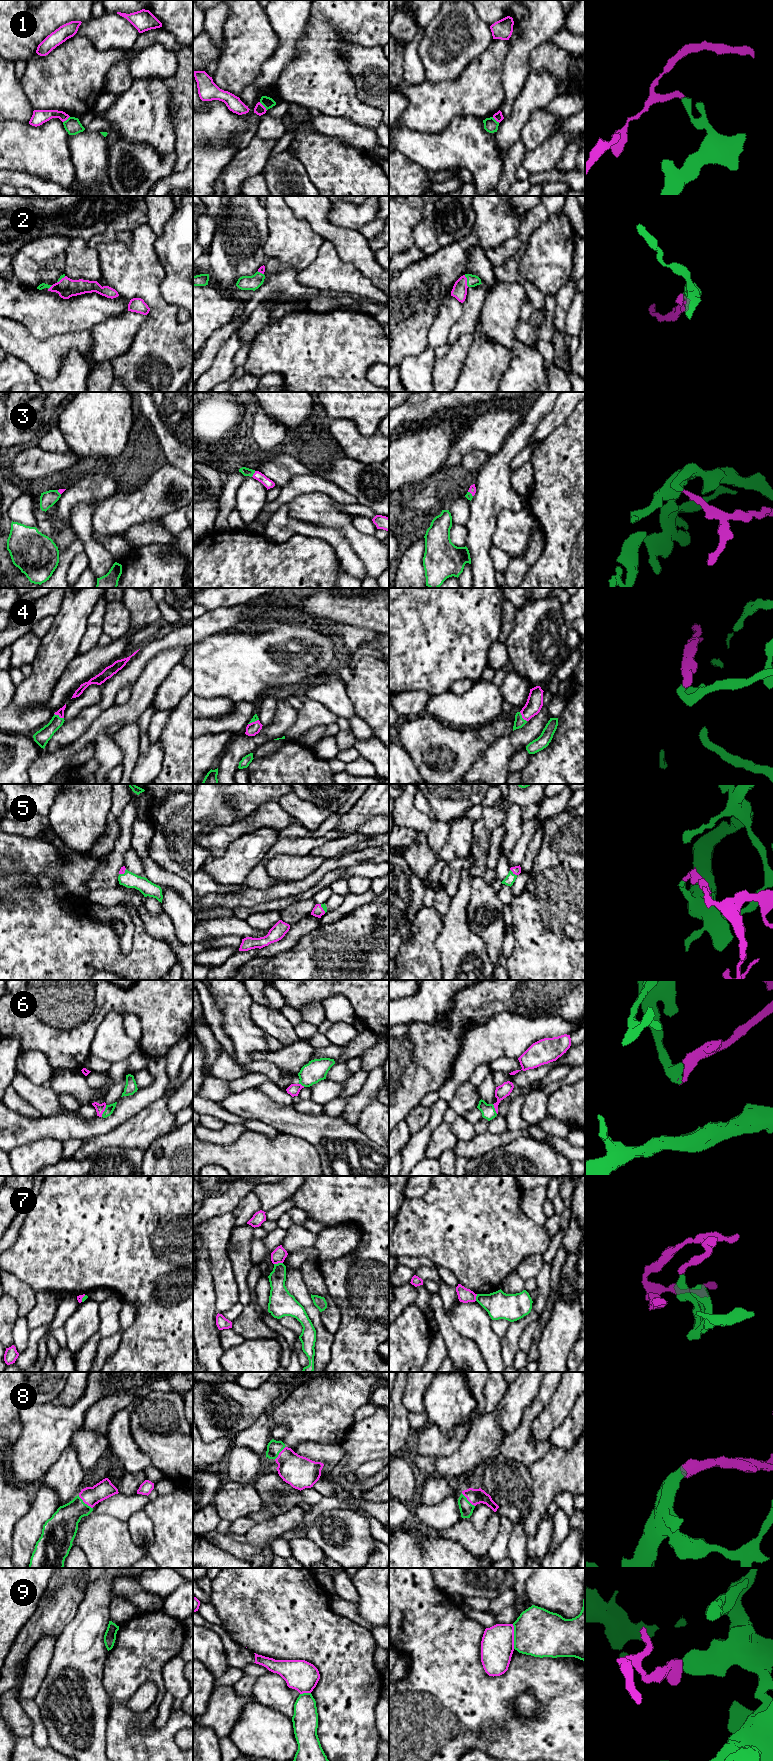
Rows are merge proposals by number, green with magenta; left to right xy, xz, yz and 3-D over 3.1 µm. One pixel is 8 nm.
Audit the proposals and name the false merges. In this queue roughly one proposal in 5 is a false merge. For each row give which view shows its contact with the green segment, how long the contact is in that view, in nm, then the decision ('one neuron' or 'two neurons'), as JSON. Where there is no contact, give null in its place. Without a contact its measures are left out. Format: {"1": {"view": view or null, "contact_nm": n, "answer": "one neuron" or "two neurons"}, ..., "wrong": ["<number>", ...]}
{"1": {"view": "xz", "contact_nm": 90, "answer": "two neurons"}, "2": {"view": "yz", "contact_nm": 100, "answer": "one neuron"}, "3": {"view": "xz", "contact_nm": 60, "answer": "one neuron"}, "4": {"view": "xy", "contact_nm": 90, "answer": "one neuron"}, "5": {"view": "yz", "contact_nm": 80, "answer": "one neuron"}, "6": {"view": "xy", "contact_nm": 100, "answer": "one neuron"}, "7": {"view": "xz", "contact_nm": 70, "answer": "two neurons"}, "8": {"view": "xy", "contact_nm": 160, "answer": "one neuron"}, "9": {"view": "yz", "contact_nm": 200, "answer": "two neurons"}, "wrong": ["1", "7", "9"]}

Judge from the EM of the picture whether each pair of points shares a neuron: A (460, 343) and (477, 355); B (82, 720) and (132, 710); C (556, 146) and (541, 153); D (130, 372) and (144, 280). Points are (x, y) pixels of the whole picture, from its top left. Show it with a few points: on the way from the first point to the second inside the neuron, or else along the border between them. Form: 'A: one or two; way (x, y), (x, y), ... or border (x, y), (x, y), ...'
A: two; border (473, 334), (473, 340), (460, 370)
B: two; border (114, 704), (107, 707), (81, 735)
C: one; way (552, 150), (549, 153), (545, 153)
D: one; way (151, 349), (155, 345), (155, 303)

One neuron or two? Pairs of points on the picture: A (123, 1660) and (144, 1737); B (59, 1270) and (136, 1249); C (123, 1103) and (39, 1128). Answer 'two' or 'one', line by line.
A: one
B: one
C: one

